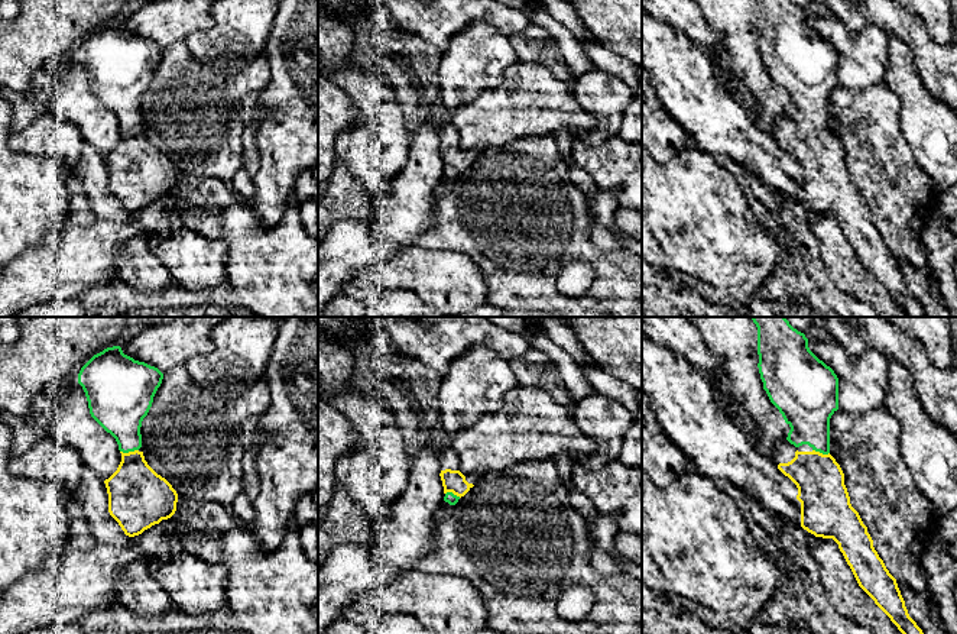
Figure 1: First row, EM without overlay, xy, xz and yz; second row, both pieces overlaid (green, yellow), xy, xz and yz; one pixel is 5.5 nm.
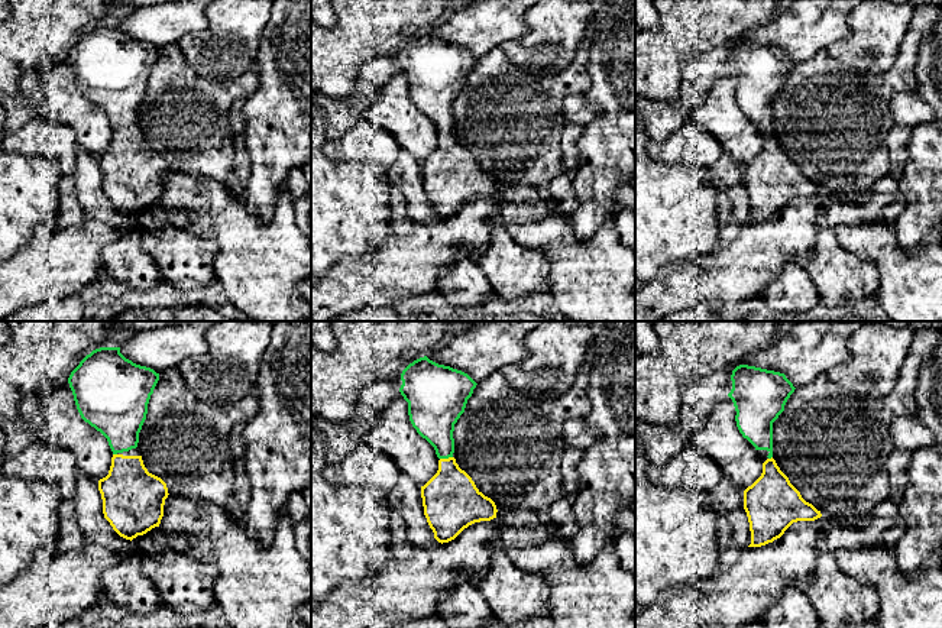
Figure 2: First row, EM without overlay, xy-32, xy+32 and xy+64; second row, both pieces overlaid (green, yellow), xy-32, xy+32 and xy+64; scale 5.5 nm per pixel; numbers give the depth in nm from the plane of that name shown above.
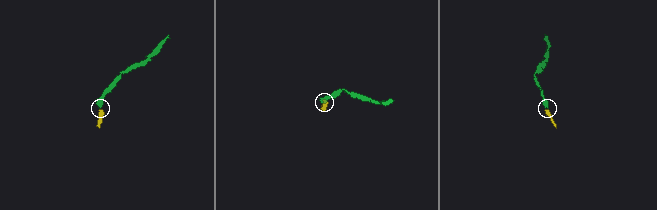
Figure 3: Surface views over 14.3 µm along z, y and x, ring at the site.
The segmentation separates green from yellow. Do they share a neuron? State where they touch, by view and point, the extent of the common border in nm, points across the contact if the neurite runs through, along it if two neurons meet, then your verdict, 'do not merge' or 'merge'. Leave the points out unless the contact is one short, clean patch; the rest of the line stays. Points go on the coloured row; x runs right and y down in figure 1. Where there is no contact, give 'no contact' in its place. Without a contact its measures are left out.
contact xy (129, 450); length 110 nm; way xy (119, 407), (129, 439), (129, 450), (133, 462), (136, 494); merge

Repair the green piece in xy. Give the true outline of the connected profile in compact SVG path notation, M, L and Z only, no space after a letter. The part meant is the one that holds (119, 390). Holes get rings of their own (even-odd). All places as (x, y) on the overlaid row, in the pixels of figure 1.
M120 346L94 355L80 371L91 417L110 433L121 453L117 470L104 481L108 512L134 537L176 511L178 494L145 460L140 427L163 373L123 353Z

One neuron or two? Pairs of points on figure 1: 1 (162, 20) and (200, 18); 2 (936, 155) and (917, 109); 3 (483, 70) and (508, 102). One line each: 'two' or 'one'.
1: one
2: one
3: two

